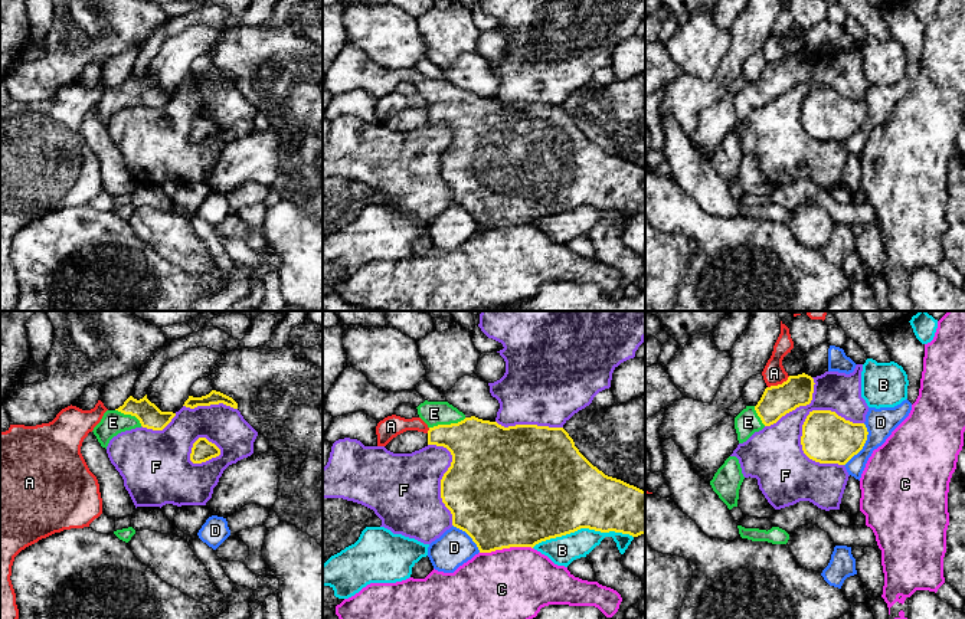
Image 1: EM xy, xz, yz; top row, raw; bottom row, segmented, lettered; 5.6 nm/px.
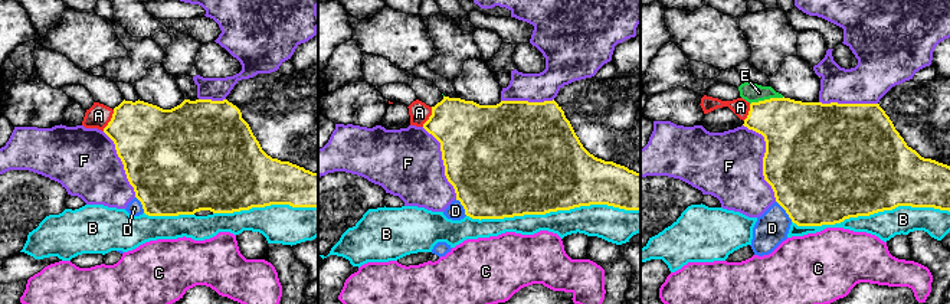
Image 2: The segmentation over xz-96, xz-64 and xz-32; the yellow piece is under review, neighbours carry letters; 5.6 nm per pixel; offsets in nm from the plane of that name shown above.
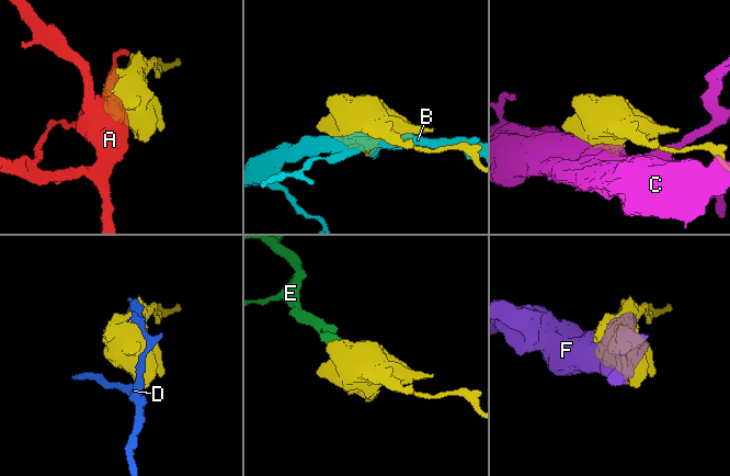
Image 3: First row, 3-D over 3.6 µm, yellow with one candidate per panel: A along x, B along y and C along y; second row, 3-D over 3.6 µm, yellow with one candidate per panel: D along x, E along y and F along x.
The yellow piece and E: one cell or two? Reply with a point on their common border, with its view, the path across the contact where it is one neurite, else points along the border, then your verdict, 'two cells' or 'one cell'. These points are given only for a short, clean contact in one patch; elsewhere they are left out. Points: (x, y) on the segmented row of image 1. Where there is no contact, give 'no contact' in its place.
meets yellow in xz at (447, 425); runs through xz (483, 451), (447, 425), (434, 413); one cell

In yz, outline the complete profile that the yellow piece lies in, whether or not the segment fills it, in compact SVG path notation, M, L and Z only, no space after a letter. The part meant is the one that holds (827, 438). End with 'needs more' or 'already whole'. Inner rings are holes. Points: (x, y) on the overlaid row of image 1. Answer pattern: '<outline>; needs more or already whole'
M812 410L802 425L804 453L820 464L845 465L866 440L864 423L853 423L831 410Z; already whole

